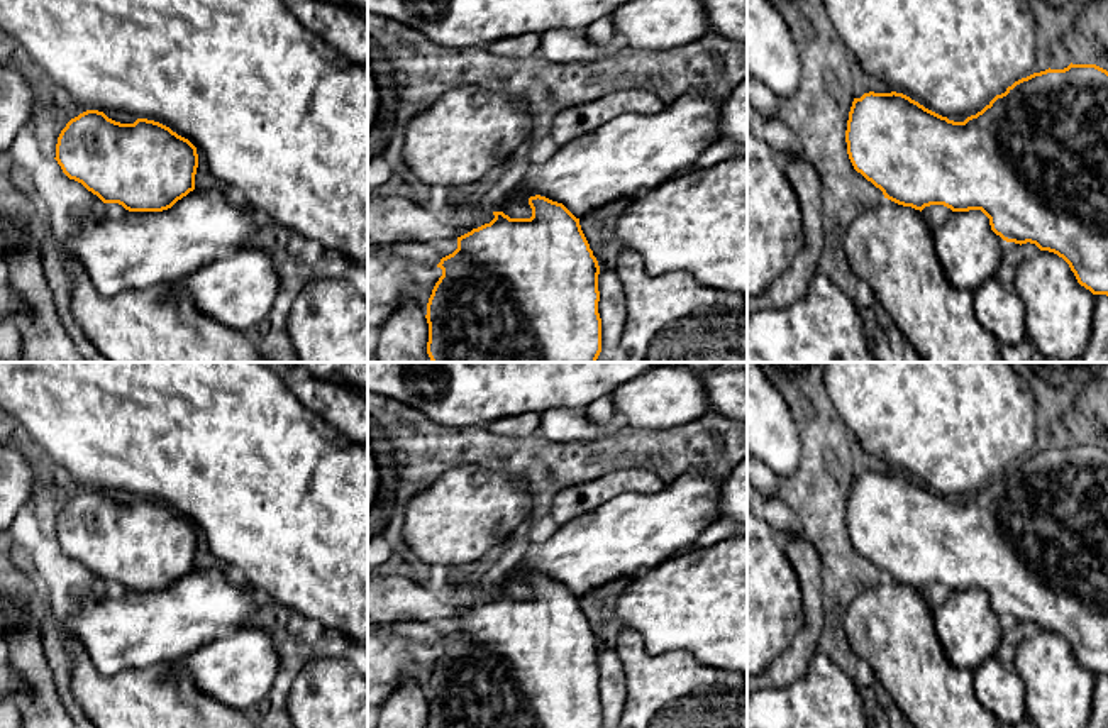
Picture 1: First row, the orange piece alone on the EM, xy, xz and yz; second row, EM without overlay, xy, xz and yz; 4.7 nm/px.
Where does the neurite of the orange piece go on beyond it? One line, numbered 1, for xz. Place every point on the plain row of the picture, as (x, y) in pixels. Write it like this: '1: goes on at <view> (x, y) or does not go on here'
1: does not go on here

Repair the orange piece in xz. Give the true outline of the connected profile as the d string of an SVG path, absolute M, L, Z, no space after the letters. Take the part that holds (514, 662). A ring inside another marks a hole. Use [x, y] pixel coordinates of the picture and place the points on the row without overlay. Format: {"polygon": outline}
{"polygon": "M535 574L529 577L530 598L510 598L503 591L493 591L495 598L457 616L457 628L442 637L437 647L442 655L435 662L427 682L429 721L427 728L601 728L601 698L598 692L600 645L576 598L562 582Z"}

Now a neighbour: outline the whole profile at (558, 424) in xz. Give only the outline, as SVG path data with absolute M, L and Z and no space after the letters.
M551 408L540 413L537 435L551 442L584 442L613 432L622 422L595 423L581 410Z

